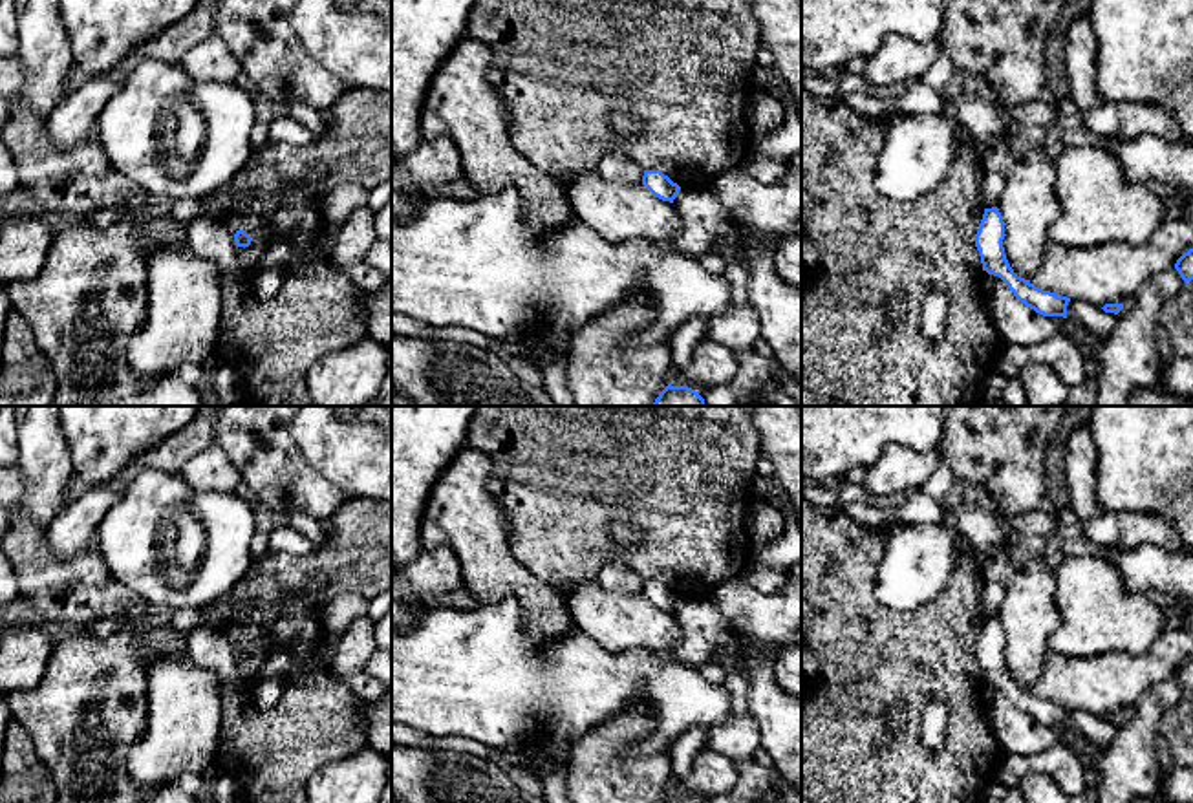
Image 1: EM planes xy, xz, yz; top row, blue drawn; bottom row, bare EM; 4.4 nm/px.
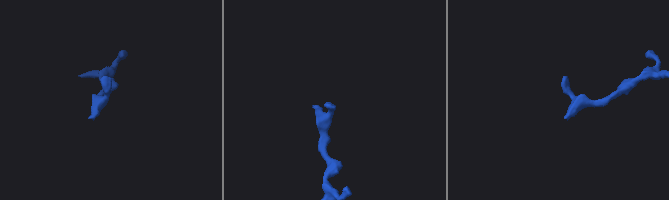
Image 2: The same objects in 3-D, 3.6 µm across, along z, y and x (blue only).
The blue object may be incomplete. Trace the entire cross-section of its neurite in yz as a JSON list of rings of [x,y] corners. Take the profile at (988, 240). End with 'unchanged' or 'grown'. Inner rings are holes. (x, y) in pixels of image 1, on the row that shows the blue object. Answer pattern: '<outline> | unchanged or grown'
[[[984,209],[979,230],[975,234],[975,247],[981,256],[983,271],[999,276],[1014,296],[1036,313],[1043,316],[1067,318],[1067,305],[1070,298],[1043,291],[1030,280],[1017,276],[1006,260],[1003,240],[1005,221],[999,209]]] | unchanged

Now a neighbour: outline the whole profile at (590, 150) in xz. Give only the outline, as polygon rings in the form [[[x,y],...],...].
[[[476,0],[465,33],[492,51],[489,82],[507,104],[514,146],[538,168],[560,179],[593,174],[604,155],[618,150],[642,170],[661,170],[684,190],[710,190],[723,172],[741,166],[752,150],[754,137],[747,115],[752,97],[748,82],[758,66],[756,55],[761,44],[750,0]],[[613,112],[635,113],[644,124],[644,134],[635,139],[615,135],[607,126],[607,117]]]

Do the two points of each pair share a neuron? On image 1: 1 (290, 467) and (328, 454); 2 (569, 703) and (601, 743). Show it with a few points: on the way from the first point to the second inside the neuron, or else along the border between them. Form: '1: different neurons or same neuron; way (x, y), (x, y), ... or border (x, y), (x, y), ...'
1: different neurons; border (288, 425), (304, 460), (341, 489)
2: different neurons; border (628, 708), (588, 728), (571, 745)

